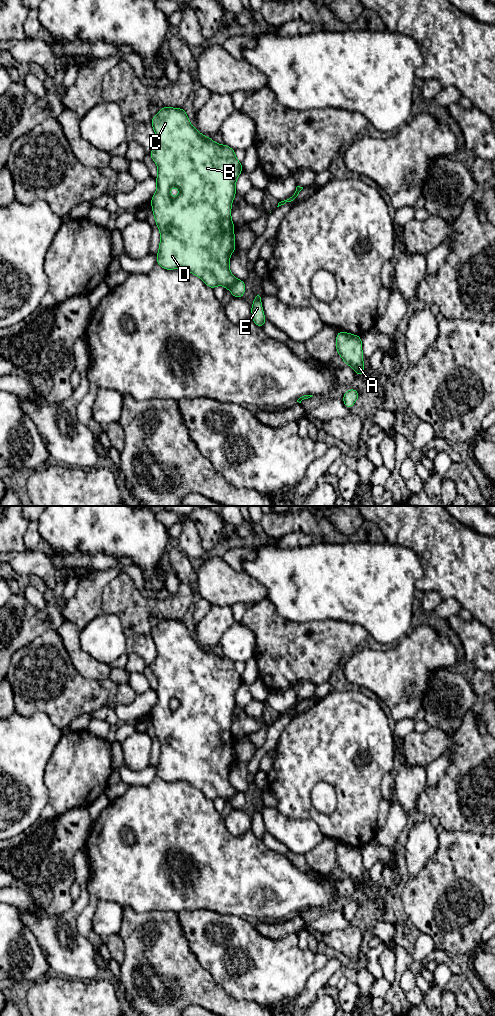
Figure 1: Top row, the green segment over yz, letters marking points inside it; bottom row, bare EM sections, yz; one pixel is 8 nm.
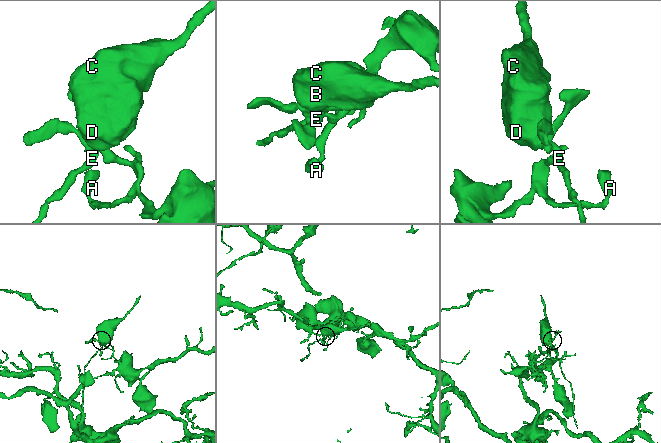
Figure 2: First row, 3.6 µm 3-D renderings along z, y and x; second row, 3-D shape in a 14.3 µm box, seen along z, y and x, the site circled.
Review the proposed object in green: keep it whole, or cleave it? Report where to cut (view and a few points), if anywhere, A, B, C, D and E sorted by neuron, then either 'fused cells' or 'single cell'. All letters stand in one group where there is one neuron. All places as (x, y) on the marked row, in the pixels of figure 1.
yz (237, 279), (229, 289) | A / B C D E | fused cells

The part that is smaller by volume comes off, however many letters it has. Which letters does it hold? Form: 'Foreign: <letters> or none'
Foreign: B, C, D, E

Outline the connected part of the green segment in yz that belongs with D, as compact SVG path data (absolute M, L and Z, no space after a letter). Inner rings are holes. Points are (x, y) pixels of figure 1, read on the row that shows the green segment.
M163 106L152 118L151 125L157 138L157 144L149 154L158 167L157 190L151 199L156 225L160 230L157 264L166 270L187 270L201 278L211 289L218 285L230 289L238 280L232 275L229 262L232 252L236 249L231 206L236 195L236 180L243 171L242 164L237 160L235 150L226 144L215 143L196 130L183 108ZM173 186L180 191L175 198L170 196L170 189Z

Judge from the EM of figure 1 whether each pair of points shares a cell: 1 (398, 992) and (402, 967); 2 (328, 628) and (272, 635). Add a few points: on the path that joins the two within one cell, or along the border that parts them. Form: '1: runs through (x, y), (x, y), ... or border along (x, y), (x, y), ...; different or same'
1: runs through (397, 986), (399, 973); same
2: runs through (314, 639), (286, 639); same

